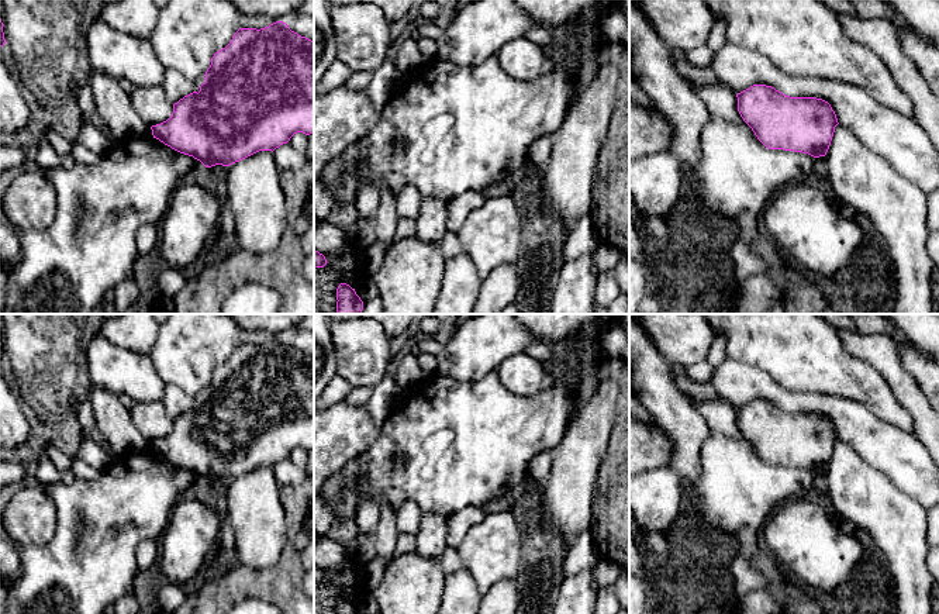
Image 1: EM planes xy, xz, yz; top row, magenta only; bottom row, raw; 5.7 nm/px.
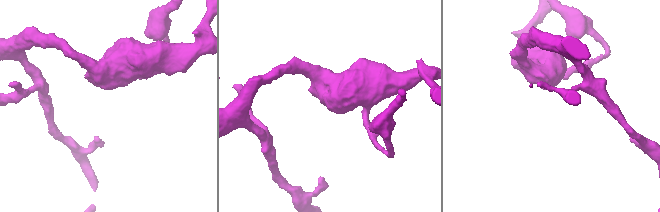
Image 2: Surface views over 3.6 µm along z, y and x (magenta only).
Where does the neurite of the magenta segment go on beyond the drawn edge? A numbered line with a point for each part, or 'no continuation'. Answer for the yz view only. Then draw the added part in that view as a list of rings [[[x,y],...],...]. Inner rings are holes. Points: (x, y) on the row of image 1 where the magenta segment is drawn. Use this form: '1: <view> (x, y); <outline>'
no continuation

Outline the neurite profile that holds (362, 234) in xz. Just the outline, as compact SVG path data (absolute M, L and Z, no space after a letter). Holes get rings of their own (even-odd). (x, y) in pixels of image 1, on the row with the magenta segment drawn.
M362 218L345 232L346 241L355 245L358 249L366 249L376 241L376 218Z

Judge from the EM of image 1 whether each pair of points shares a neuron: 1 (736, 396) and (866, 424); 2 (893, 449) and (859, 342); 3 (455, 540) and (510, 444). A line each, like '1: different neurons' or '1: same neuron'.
1: same neuron
2: different neurons
3: different neurons

